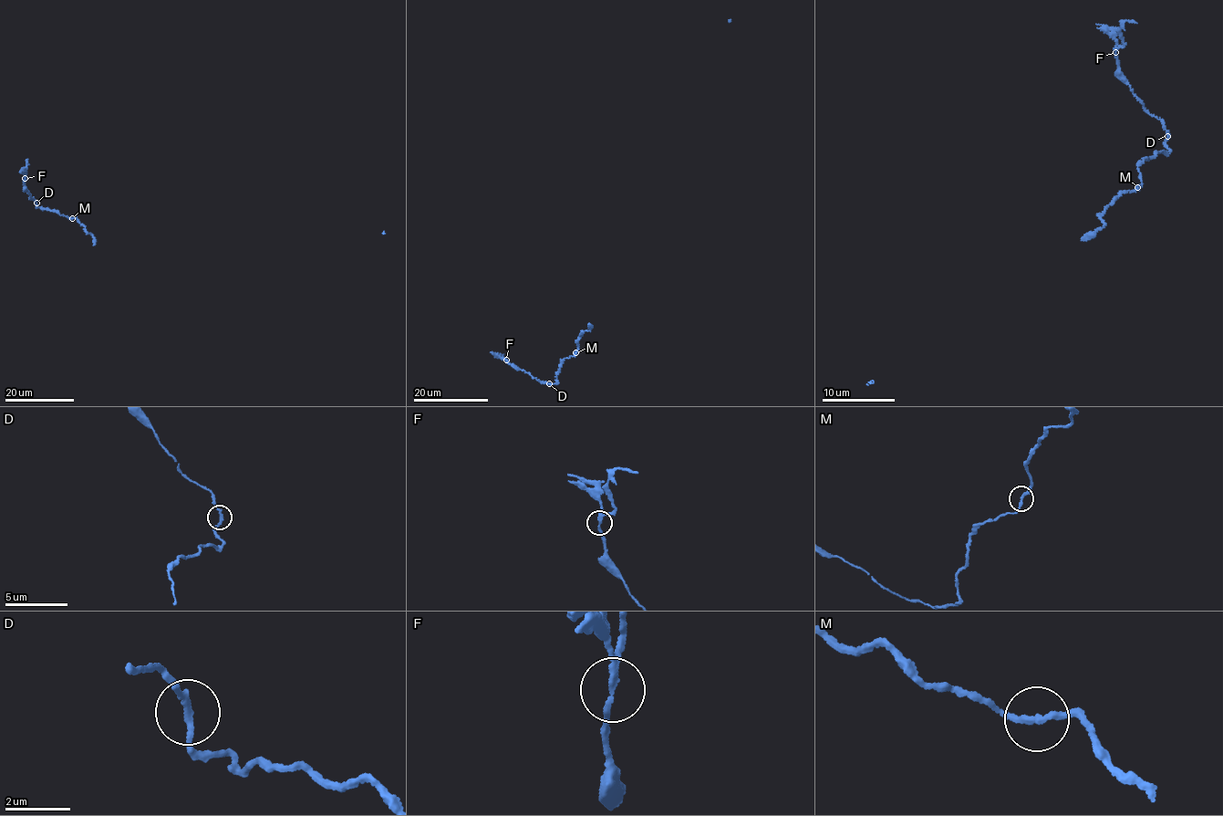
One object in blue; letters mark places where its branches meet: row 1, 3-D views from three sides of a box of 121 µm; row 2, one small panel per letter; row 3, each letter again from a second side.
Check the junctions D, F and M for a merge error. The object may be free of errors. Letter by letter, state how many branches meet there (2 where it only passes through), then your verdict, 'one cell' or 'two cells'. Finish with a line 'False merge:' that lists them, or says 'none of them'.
D: 2 | one cell
F: 3 | two cells
M: 2 | one cell
False merge: F

